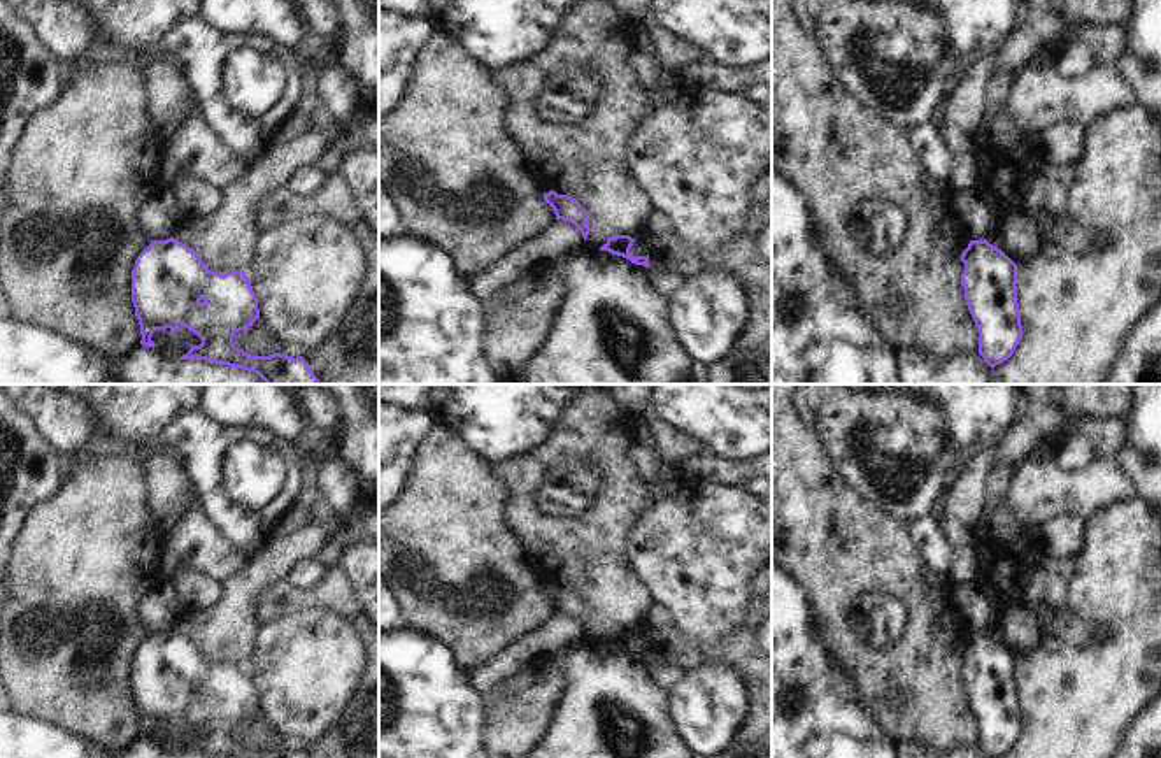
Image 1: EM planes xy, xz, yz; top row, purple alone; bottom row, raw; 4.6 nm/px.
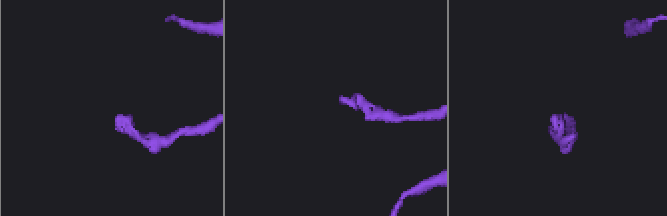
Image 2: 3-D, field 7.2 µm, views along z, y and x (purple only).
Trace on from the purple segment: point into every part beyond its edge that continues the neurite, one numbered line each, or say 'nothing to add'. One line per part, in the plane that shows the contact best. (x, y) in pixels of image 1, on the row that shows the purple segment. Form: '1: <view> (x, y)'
nothing to add

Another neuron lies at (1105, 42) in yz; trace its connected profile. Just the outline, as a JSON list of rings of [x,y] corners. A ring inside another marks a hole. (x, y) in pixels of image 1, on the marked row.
[[[1093,26],[1077,28],[1073,40],[1082,40],[1094,54],[1096,65],[1117,65],[1126,44],[1126,26]]]

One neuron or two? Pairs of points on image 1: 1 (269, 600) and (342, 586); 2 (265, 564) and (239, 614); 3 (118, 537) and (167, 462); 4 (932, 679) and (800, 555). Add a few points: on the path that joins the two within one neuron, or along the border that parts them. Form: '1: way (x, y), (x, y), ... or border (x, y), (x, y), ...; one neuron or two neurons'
1: way (286, 599), (314, 599), (325, 593); one neuron
2: way (255, 576), (242, 588), (241, 602); one neuron
3: border (142, 465), (146, 506), (169, 529); two neurons
4: way (888, 679), (839, 637), (832, 599); one neuron

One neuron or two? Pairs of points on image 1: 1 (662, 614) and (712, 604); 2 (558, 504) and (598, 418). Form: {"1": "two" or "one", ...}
{"1": "two", "2": "two"}

